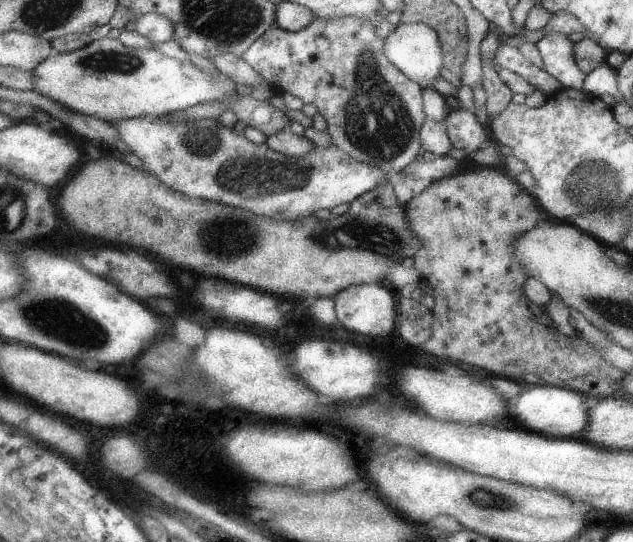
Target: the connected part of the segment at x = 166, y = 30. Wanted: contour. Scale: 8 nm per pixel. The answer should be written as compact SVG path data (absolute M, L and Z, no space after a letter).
M143 13L143 16L137 18L135 22L128 22L125 29L129 32L137 32L152 42L168 42L175 38L173 20L156 13Z

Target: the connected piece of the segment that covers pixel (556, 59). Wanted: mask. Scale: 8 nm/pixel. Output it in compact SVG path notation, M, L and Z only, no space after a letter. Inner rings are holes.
M547 32L536 43L540 52L543 70L564 87L564 90L579 90L585 82L585 74L573 60L573 42L565 34Z

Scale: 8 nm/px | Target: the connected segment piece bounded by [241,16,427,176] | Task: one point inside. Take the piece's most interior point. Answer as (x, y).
(375, 113)

